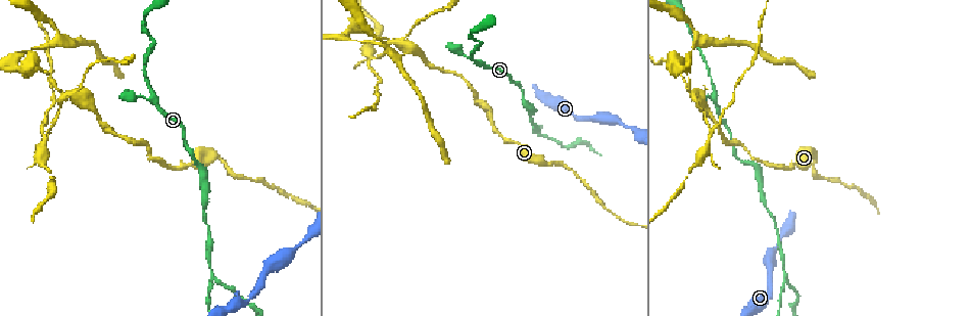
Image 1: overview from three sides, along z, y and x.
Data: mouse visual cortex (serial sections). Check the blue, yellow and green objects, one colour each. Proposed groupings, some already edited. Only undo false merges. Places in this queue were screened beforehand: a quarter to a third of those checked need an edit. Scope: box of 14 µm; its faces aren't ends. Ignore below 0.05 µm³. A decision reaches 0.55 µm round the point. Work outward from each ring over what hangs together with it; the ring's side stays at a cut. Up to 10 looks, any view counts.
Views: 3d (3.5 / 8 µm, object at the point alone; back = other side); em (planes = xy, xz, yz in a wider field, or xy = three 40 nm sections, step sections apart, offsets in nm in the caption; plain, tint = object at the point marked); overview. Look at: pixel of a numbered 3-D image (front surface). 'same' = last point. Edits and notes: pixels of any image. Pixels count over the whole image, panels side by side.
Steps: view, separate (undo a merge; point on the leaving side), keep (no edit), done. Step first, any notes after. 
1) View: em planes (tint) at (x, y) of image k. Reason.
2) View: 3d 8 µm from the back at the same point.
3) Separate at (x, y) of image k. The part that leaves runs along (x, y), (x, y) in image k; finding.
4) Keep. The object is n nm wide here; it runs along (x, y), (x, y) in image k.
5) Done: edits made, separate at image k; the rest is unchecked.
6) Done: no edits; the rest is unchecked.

View: 3d 8 µm from the back at (546, 165) of image 1. Thick turns thin.

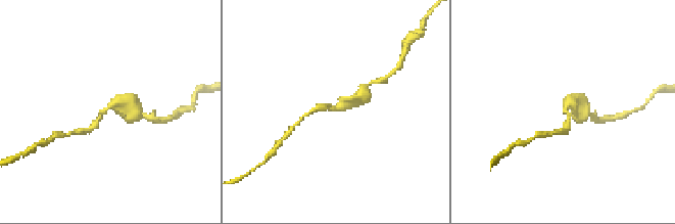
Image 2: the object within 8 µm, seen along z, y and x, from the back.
View: 3d 3.5 µm at (565, 109) of image 2.

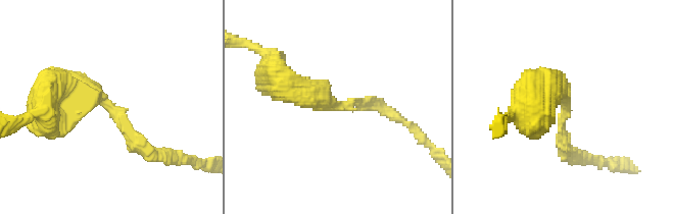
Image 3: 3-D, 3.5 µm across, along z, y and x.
View: em xy step 5 (tint) at (332, 107) of image 3. The arms are 200, 450 nm wide; now the EM.

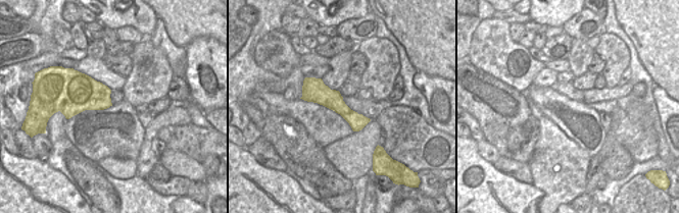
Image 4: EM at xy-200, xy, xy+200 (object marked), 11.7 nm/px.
Keep. One cell here.

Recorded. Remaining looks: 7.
View: 3d 3.5 µm at (694, 94) of image 1. Calibre changes.

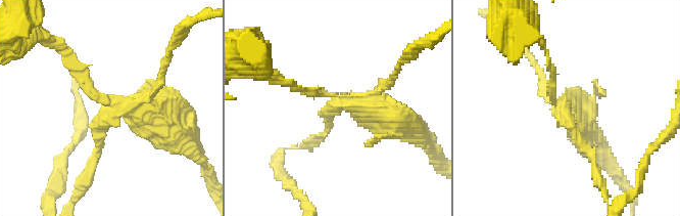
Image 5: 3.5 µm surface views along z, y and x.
View: em xy step 3 (tint) at (346, 102) of image 5. 4 arms meet here; the arms are 100, 150, 150, 450 nm wide; need the tissue.

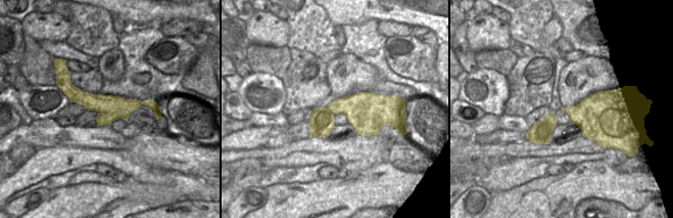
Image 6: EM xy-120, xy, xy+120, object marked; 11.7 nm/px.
Separate at (97, 137) of image 5. The part that leaves runs along (112, 109), (78, 193) in image 5; two cells meet here.

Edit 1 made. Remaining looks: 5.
View: overview.

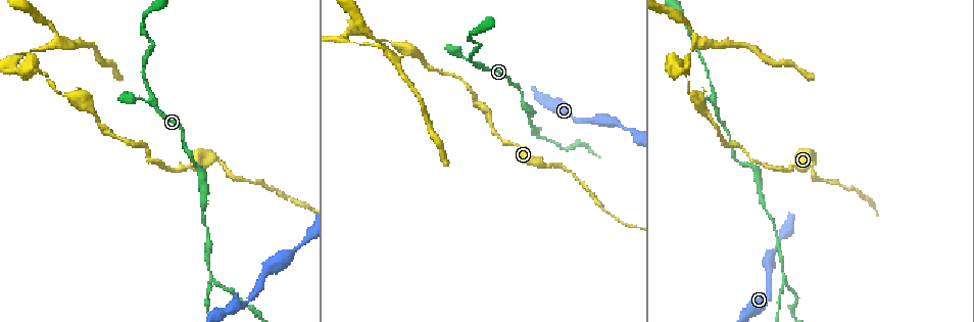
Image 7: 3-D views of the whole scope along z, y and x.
View: 3d 3.5 µm at (479, 65) of image 7. Side arm on a straight run.

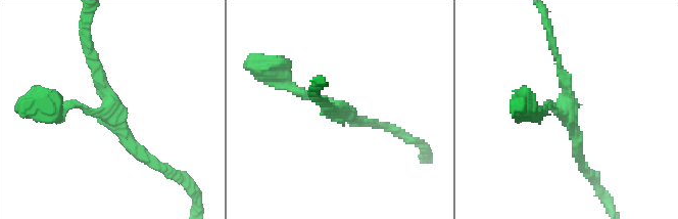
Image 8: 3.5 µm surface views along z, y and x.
Keep. It runs along (154, 165), (110, 114), (91, 51) in image 8; all the same cell.

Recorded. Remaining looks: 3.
View: 3d 3.5 µm at (783, 277) of image 7. Three arms meet.

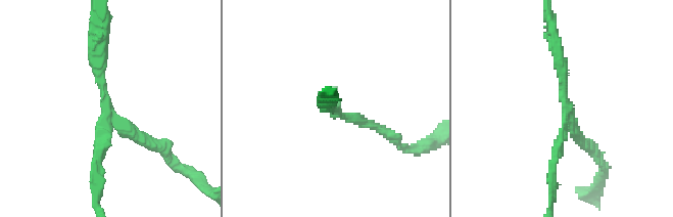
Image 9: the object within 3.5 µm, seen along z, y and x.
View: em xy step 3 (tint) at (107, 111) of image 9. 3 arms meet here; the arms are 150, 150, 200 nm wide.

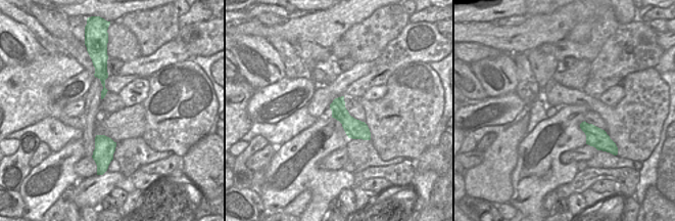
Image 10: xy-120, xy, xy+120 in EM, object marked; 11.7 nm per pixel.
Keep. The object is 220 nm wide here; it runs along (95, 46), (105, 106), (158, 147) in image 9; all the same cell.

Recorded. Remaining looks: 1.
Done: edits made, separate at image 5; the rest is unchecked.

